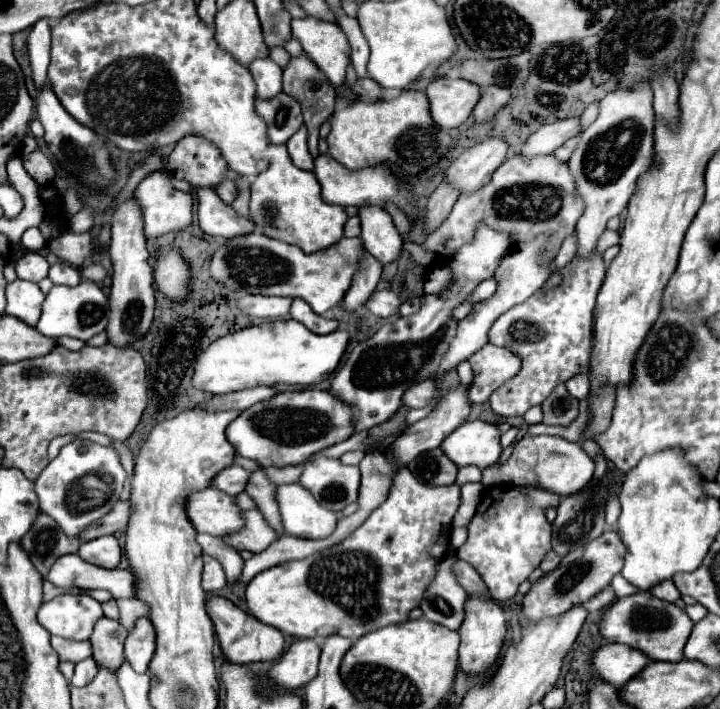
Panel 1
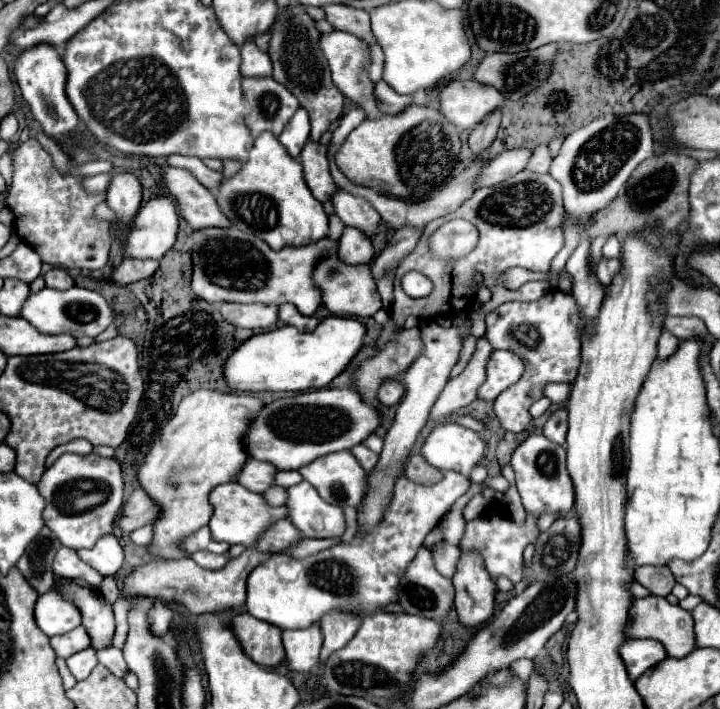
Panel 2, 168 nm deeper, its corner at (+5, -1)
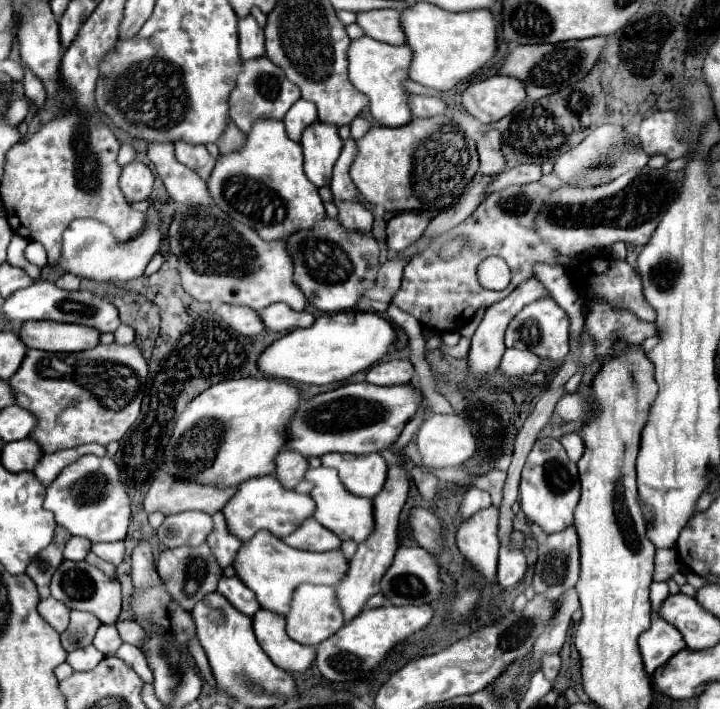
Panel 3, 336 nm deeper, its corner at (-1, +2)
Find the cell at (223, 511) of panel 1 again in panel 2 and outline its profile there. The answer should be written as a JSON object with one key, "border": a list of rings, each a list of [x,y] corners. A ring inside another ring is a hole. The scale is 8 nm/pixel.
{"border":[[[237,482],[233,484],[221,484],[211,492],[211,504],[213,504],[213,516],[209,522],[211,534],[217,542],[227,544],[243,544],[247,548],[255,546],[265,534],[269,526],[273,526],[277,520],[287,518],[285,506],[269,506],[261,494],[253,494],[247,488],[239,488]]]}

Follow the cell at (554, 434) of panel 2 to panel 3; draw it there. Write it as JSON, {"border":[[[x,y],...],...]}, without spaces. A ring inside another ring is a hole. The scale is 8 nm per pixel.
{"border":[[[565,433],[565,435],[561,435],[559,443],[565,447],[567,455],[573,461],[577,461],[583,455],[583,441],[581,441],[581,437],[577,433]]]}

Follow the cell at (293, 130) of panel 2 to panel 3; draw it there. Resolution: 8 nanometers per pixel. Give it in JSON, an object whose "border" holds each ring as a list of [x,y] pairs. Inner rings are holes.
{"border":[[[299,99],[285,115],[283,123],[285,123],[285,131],[289,135],[289,139],[293,141],[301,141],[303,131],[317,121],[317,107],[305,99]]]}

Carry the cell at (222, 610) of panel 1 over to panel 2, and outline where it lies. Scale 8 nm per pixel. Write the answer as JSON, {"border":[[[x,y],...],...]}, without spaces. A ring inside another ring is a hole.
{"border":[[[239,614],[231,622],[233,632],[241,638],[241,646],[247,656],[253,658],[259,666],[277,666],[285,660],[285,650],[281,644],[281,630],[273,624],[261,622],[251,614]]]}

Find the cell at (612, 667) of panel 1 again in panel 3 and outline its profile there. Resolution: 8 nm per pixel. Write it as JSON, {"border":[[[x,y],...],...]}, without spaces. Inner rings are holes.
{"border":[[[653,617],[651,627],[639,637],[639,651],[645,657],[645,673],[651,675],[657,667],[667,663],[671,655],[681,651],[685,641],[677,629],[673,629],[667,621]]]}

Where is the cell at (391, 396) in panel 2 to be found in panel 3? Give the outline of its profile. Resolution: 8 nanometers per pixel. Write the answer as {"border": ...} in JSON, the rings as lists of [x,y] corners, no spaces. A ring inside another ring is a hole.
{"border":[[[391,359],[377,367],[373,367],[367,373],[367,381],[379,387],[391,387],[391,385],[407,385],[413,377],[413,365],[407,359]]]}

